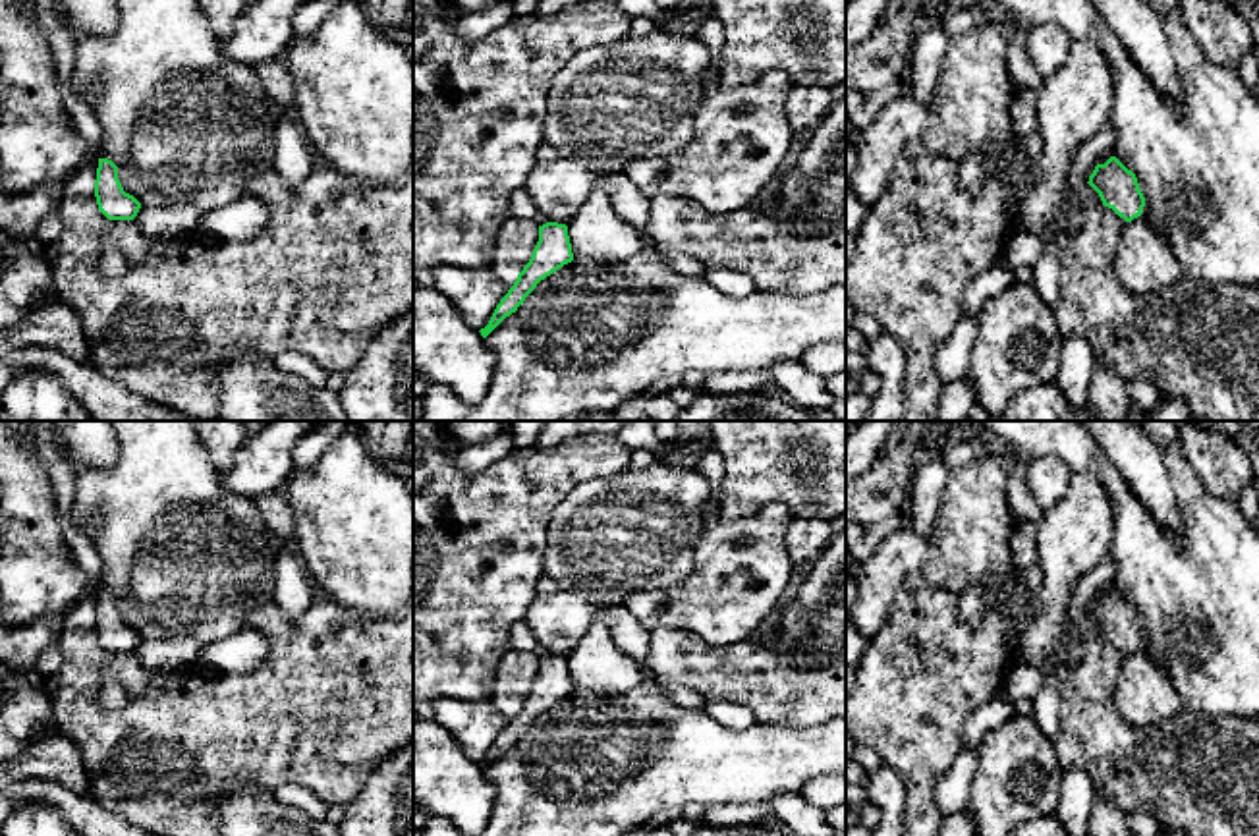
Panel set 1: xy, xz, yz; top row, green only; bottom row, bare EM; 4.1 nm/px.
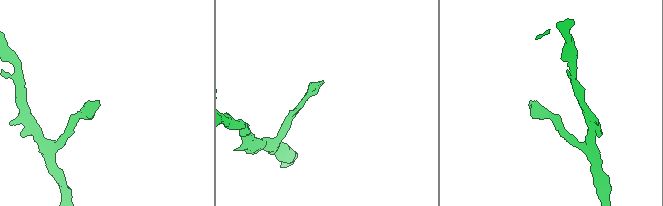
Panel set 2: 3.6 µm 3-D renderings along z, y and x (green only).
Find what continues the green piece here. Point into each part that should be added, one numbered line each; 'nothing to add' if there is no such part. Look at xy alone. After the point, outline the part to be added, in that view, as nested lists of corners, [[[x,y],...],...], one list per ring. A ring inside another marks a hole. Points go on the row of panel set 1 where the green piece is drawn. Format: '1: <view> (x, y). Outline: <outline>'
nothing to add

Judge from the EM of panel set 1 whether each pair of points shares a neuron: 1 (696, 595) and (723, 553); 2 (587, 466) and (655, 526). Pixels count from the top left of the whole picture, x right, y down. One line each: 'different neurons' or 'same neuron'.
1: same neuron
2: different neurons

